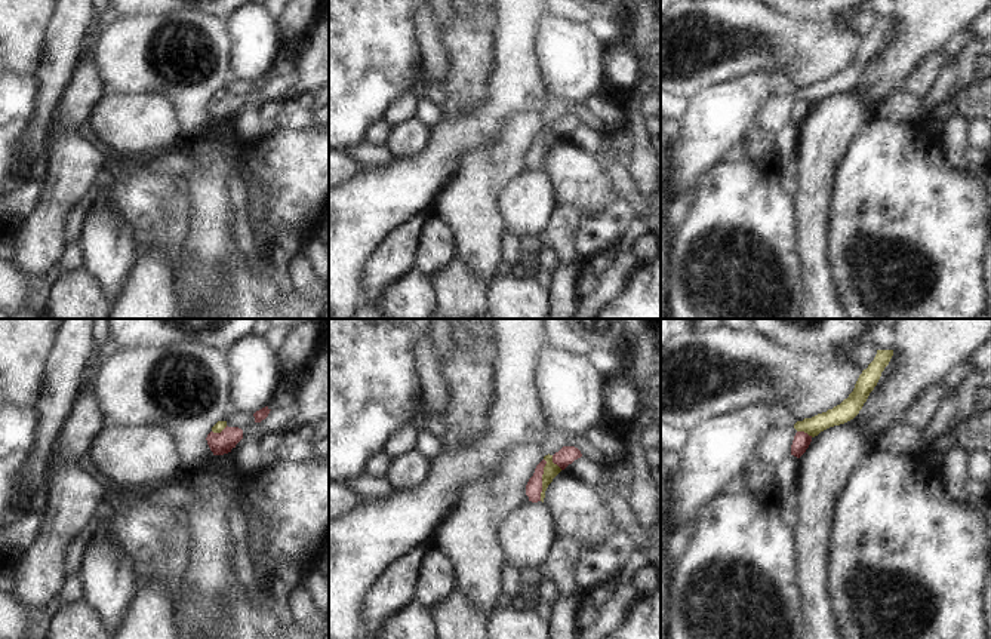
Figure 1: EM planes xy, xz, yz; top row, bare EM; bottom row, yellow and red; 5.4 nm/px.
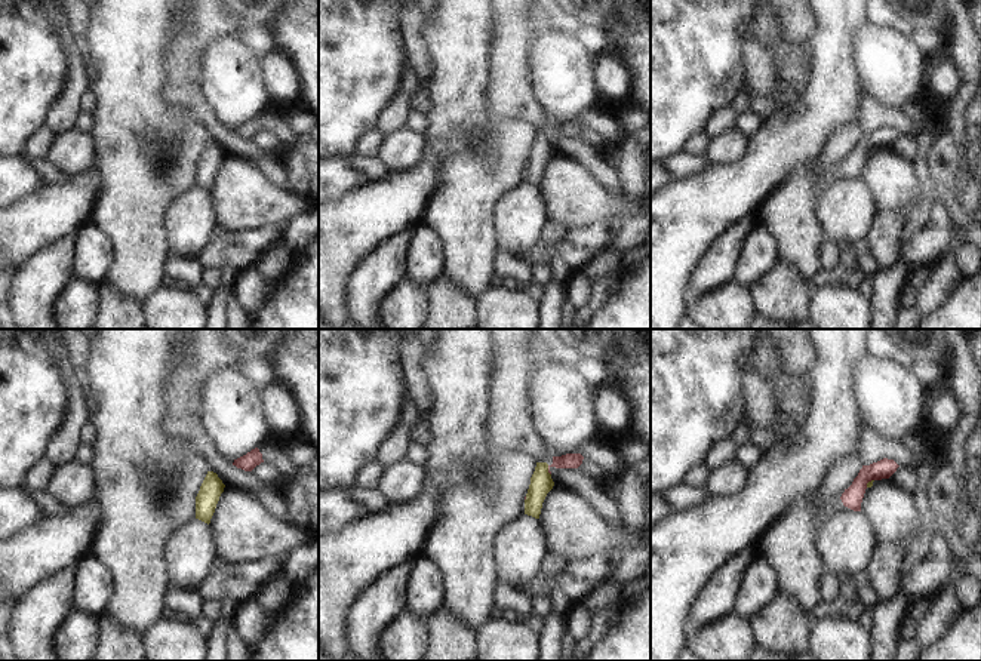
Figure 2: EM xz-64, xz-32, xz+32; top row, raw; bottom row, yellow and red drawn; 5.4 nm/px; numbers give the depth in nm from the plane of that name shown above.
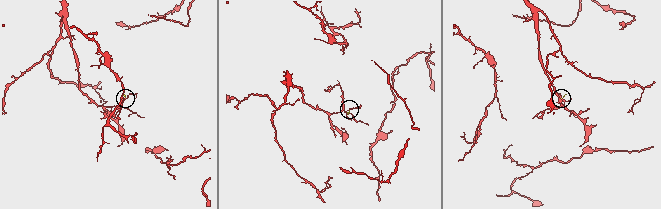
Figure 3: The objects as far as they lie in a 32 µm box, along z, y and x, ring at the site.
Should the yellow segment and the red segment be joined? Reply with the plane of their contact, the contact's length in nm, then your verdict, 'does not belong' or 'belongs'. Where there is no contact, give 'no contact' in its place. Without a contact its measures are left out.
meets yellow in xz; contact 240 nm long; does not belong

